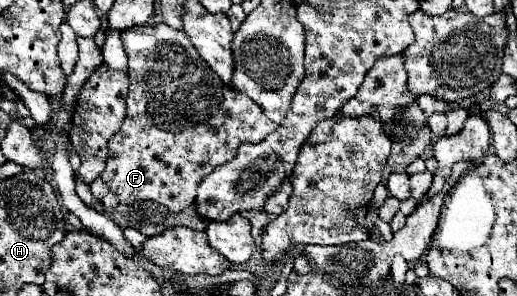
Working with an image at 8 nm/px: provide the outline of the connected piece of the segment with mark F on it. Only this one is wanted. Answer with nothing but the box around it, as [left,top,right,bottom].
[101,23,277,213]

